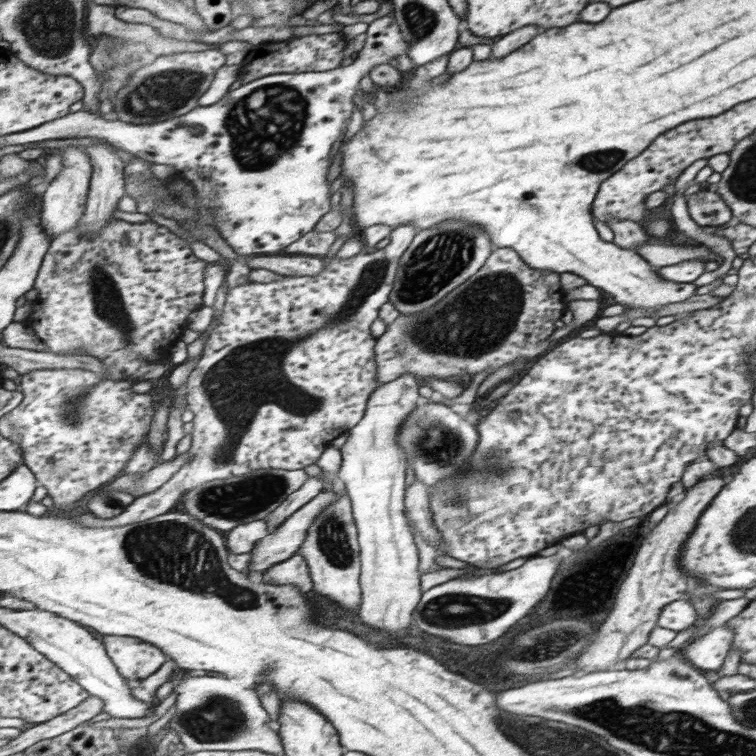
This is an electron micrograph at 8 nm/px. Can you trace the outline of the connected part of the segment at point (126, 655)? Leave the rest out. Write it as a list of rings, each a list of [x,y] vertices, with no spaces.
[[[103,635],[101,641],[105,643],[108,655],[118,666],[118,671],[128,680],[139,682],[155,674],[169,659],[159,646],[135,637]]]

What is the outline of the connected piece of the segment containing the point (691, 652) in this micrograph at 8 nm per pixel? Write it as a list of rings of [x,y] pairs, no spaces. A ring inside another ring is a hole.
[[[723,623],[711,629],[705,636],[697,640],[689,640],[678,651],[683,659],[691,661],[701,671],[717,672],[723,664],[726,654],[731,649],[733,629]]]

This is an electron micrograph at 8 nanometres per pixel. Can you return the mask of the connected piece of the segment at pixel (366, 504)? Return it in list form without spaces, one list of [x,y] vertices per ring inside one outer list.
[[[413,374],[401,375],[391,382],[380,383],[379,388],[370,395],[369,402],[366,403],[365,415],[347,432],[347,438],[339,448],[341,462],[336,472],[336,479],[341,484],[341,489],[345,490],[345,495],[350,497],[353,517],[357,523],[357,542],[361,549],[362,598],[357,615],[362,624],[385,632],[397,632],[401,628],[407,628],[411,612],[415,612],[419,603],[417,550],[403,514],[405,452],[398,444],[398,430],[415,408],[419,386],[417,380],[413,380]]]

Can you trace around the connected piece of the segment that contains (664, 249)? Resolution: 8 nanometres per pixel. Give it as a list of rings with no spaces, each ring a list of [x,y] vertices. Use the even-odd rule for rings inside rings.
[[[655,241],[643,244],[637,254],[649,262],[653,268],[671,266],[687,260],[699,260],[707,262],[708,260],[717,260],[715,252],[701,243],[669,245],[655,243]]]

